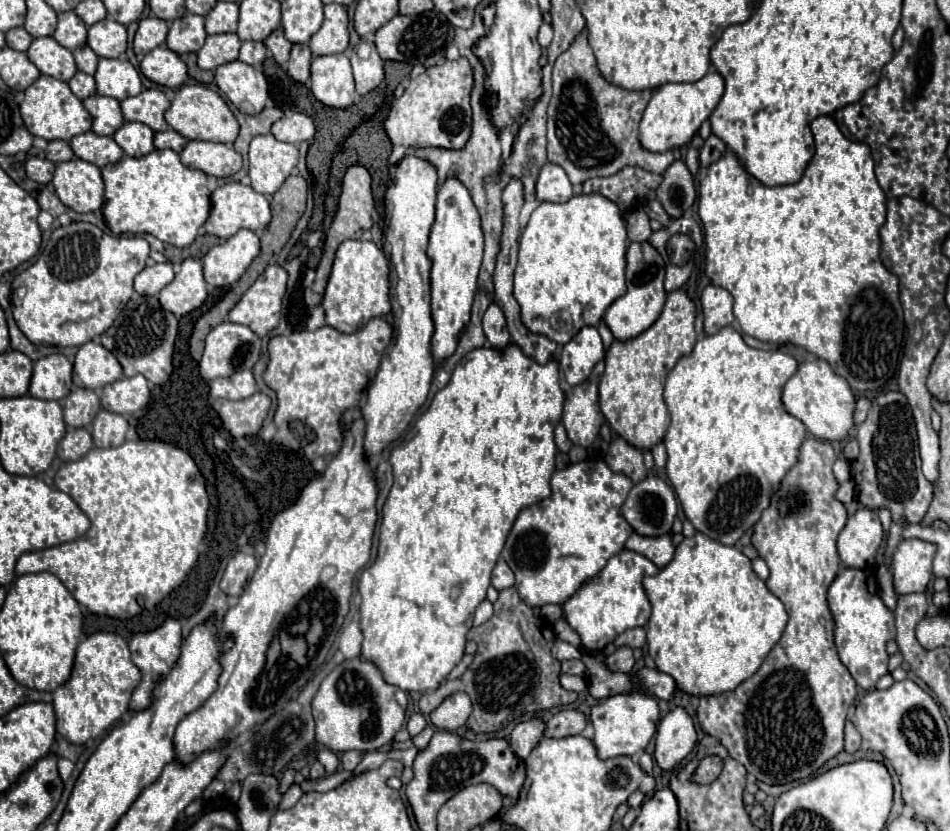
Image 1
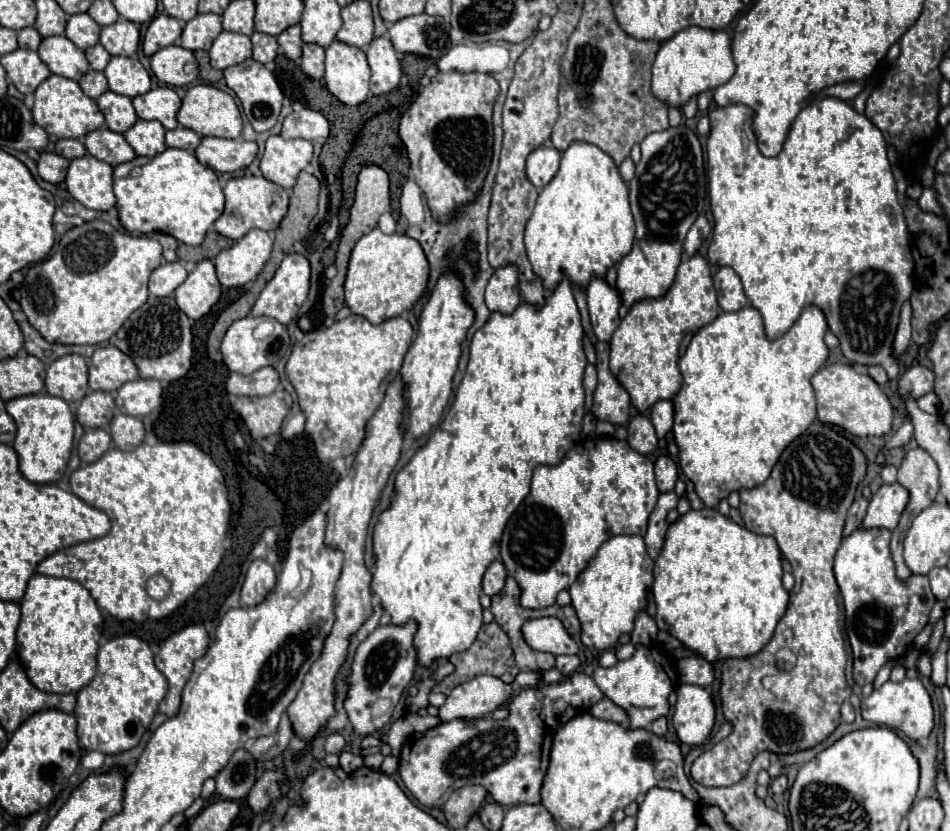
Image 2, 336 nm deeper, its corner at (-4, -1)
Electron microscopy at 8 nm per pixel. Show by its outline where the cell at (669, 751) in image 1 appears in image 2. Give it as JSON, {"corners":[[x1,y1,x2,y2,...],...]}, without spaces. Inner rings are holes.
{"corners":[[690,684,676,686,676,696,678,702,672,716,676,736,684,744,698,746,710,736,714,726,716,708,712,696,704,688]]}

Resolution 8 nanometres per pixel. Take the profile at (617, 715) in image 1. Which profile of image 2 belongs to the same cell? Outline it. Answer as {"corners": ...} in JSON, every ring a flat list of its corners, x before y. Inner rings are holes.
{"corners":[[636,646,636,654,630,660,620,660,612,668,596,668,596,672,592,676,594,682,598,684,598,688,616,706,620,706,620,708,626,710,632,730,636,730,636,728,648,728,656,718,666,716,668,710,670,710,668,696,670,696,670,692,674,688,674,682,666,674,662,658,666,658,666,656,658,648]]}

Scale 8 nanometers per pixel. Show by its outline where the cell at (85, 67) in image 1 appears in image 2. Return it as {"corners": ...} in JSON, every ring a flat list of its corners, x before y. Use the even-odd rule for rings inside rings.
{"corners":[[100,44,88,48,86,50,86,58,88,58,88,64,90,64,92,70,104,70,106,64,110,62,110,54]]}

